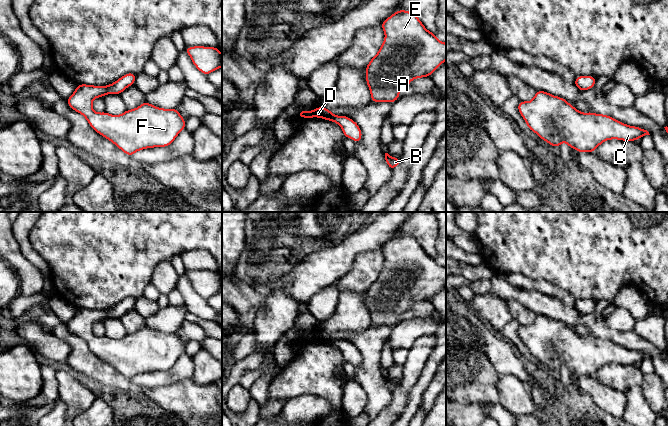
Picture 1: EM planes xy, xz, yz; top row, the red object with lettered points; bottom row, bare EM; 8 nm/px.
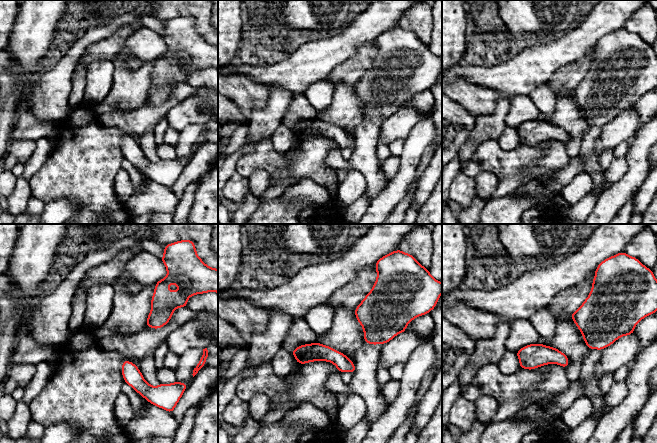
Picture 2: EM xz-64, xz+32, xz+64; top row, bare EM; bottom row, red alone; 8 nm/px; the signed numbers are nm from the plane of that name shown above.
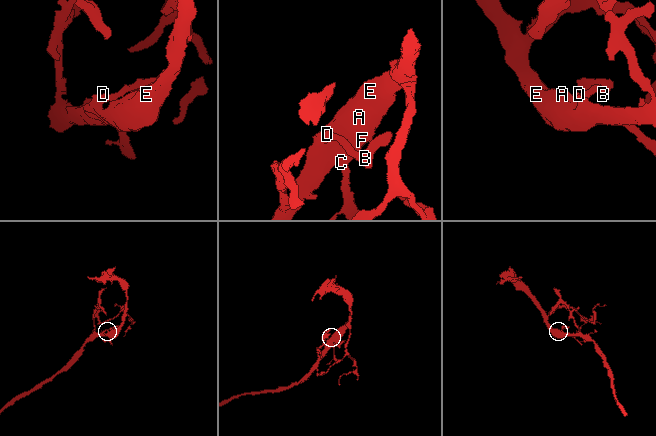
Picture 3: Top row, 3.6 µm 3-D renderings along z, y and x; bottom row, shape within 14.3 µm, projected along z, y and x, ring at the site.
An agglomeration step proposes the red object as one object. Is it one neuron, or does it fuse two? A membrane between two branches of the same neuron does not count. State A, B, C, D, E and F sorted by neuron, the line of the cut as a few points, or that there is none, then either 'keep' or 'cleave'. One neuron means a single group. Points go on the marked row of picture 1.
A B C D E F; no cut; keep

